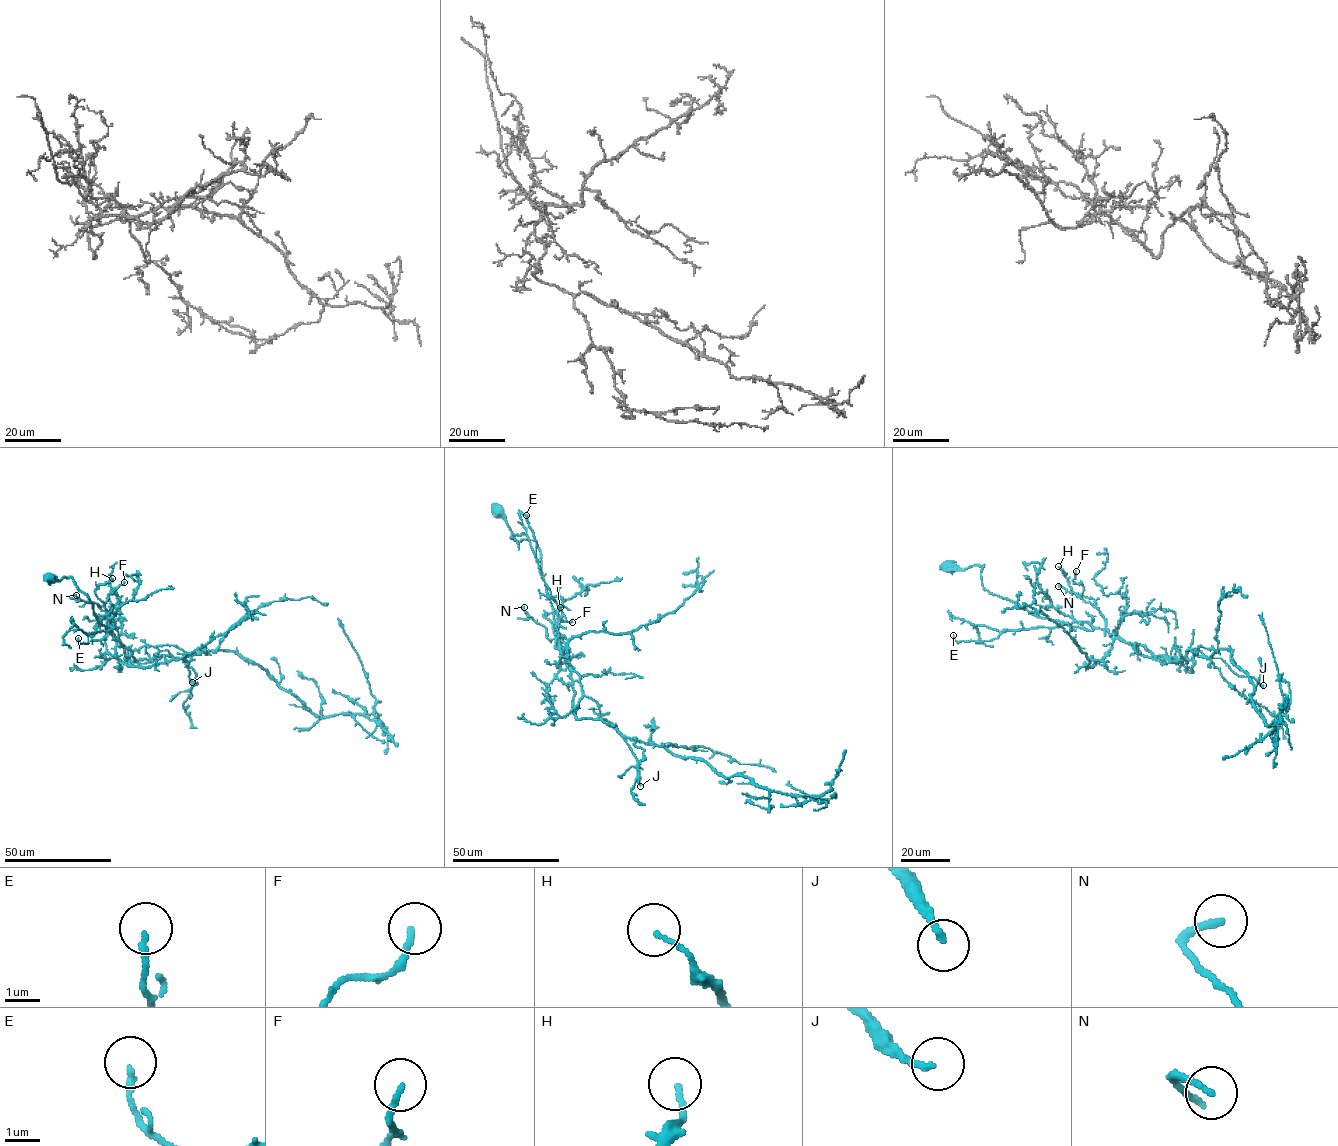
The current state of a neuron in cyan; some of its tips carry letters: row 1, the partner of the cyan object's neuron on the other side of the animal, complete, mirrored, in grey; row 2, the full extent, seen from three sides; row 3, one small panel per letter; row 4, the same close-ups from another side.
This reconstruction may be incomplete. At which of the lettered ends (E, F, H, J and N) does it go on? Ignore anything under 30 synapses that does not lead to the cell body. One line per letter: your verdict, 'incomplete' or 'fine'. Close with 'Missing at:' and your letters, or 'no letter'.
E: fine
F: fine
H: fine
J: incomplete
N: fine
Missing at: J

